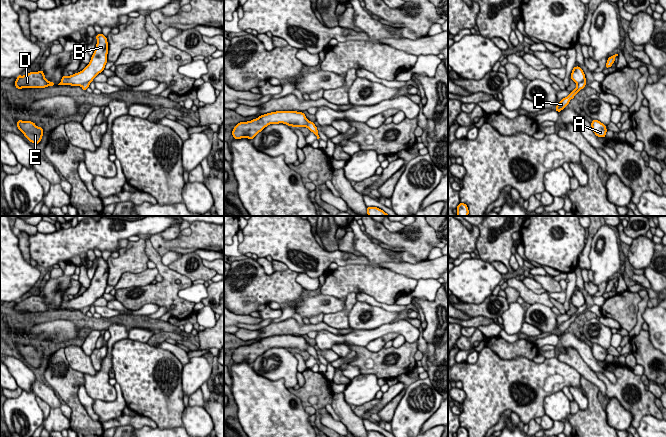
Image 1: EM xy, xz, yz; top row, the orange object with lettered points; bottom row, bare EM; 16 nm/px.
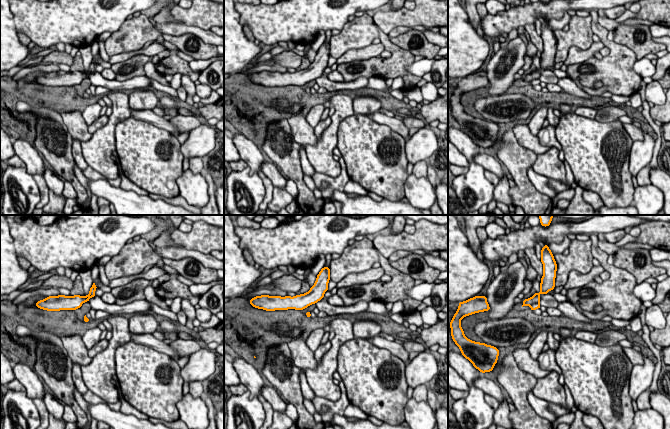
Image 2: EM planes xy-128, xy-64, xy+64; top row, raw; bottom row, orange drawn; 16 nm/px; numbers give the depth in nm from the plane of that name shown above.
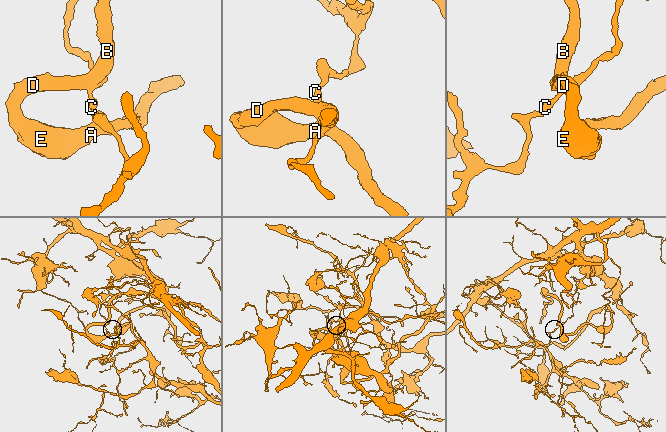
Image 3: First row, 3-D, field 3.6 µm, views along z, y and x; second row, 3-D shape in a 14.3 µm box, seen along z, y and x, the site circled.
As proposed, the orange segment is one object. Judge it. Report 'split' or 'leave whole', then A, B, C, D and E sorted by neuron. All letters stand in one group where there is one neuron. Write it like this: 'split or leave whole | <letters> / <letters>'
split | A B D E / C

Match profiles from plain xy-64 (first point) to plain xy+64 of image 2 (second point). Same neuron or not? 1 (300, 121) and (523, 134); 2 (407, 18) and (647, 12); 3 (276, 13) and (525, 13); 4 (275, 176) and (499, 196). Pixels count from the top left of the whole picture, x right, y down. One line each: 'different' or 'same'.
1: same
2: same
3: same
4: different

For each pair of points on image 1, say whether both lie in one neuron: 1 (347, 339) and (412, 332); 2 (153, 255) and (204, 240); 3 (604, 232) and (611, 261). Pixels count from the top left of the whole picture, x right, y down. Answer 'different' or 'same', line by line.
1: same
2: different
3: same

